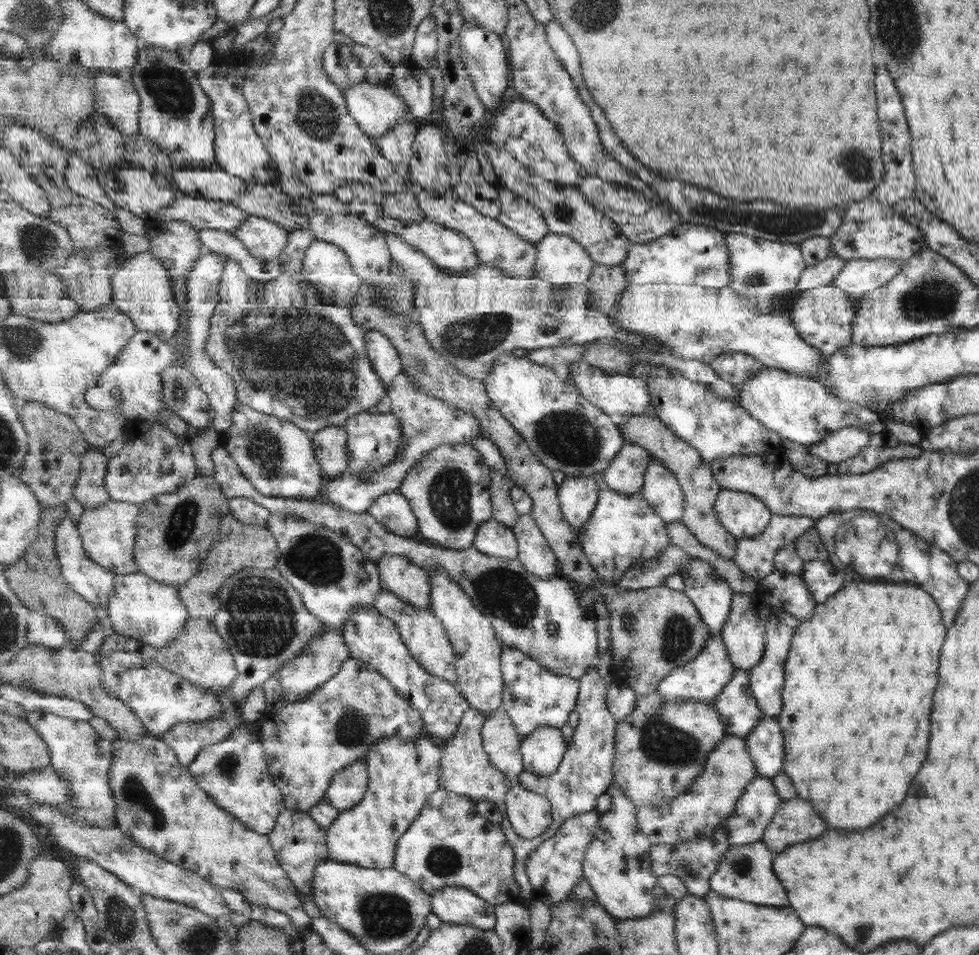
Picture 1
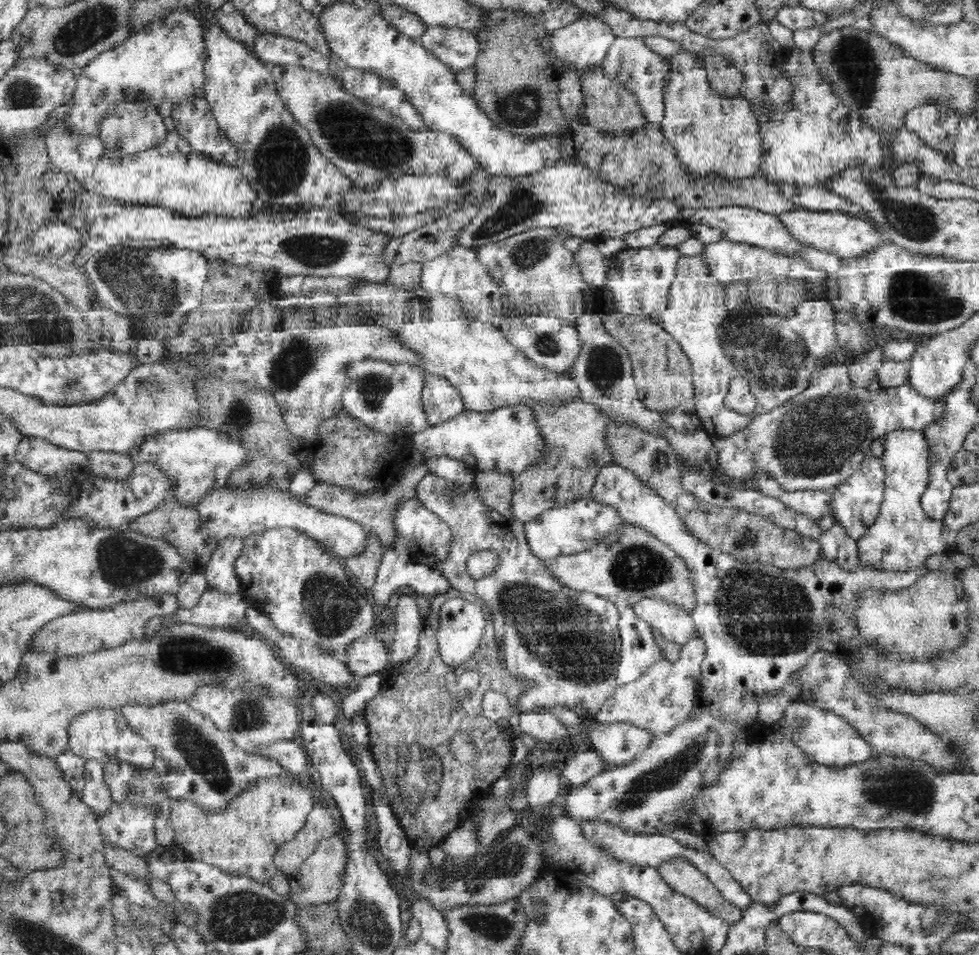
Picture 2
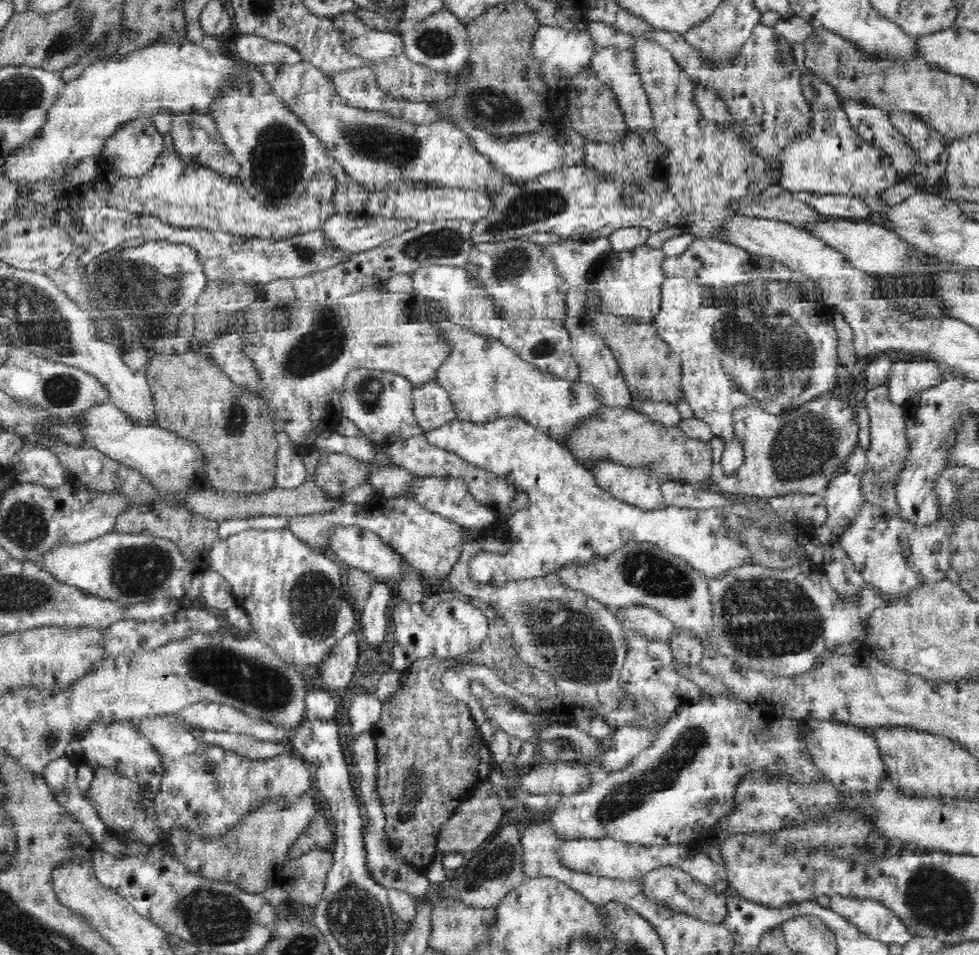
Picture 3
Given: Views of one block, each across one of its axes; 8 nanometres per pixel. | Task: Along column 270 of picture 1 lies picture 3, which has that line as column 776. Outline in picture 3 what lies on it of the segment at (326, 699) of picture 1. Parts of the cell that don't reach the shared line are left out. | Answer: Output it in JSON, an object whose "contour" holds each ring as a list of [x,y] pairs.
{"contour":[[[716,696],[716,698],[701,697],[700,702],[682,707],[678,715],[675,717],[672,716],[663,728],[658,731],[658,734],[654,736],[650,747],[641,751],[636,758],[632,758],[628,766],[625,766],[622,770],[610,772],[602,782],[590,783],[588,788],[577,791],[576,794],[562,796],[561,800],[557,802],[551,816],[551,820],[556,825],[556,833],[564,840],[582,837],[591,839],[608,837],[644,845],[673,845],[692,841],[699,833],[711,832],[716,822],[733,809],[733,795],[737,784],[740,783],[740,780],[744,778],[744,774],[748,771],[754,771],[756,769],[768,771],[769,767],[770,770],[777,771],[780,767],[786,766],[787,770],[795,771],[797,783],[803,784],[804,786],[812,786],[818,779],[823,778],[823,775],[815,768],[814,763],[810,761],[809,755],[804,752],[802,737],[800,737],[800,726],[802,726],[800,720],[785,717],[780,711],[771,711],[770,716],[765,718],[765,714],[759,708],[758,702],[752,703],[738,699],[730,700],[729,698],[720,698],[719,696]]]}

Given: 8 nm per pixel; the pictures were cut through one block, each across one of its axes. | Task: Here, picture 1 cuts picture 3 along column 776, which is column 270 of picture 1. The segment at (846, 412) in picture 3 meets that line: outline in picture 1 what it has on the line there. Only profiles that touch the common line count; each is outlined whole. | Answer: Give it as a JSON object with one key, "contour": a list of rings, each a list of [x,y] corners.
{"contour":[[[239,400],[232,414],[232,421],[230,429],[223,434],[221,444],[261,494],[298,499],[323,498],[328,479],[322,472],[312,435],[308,431],[294,422],[277,418],[277,415],[253,410],[253,407]]]}

